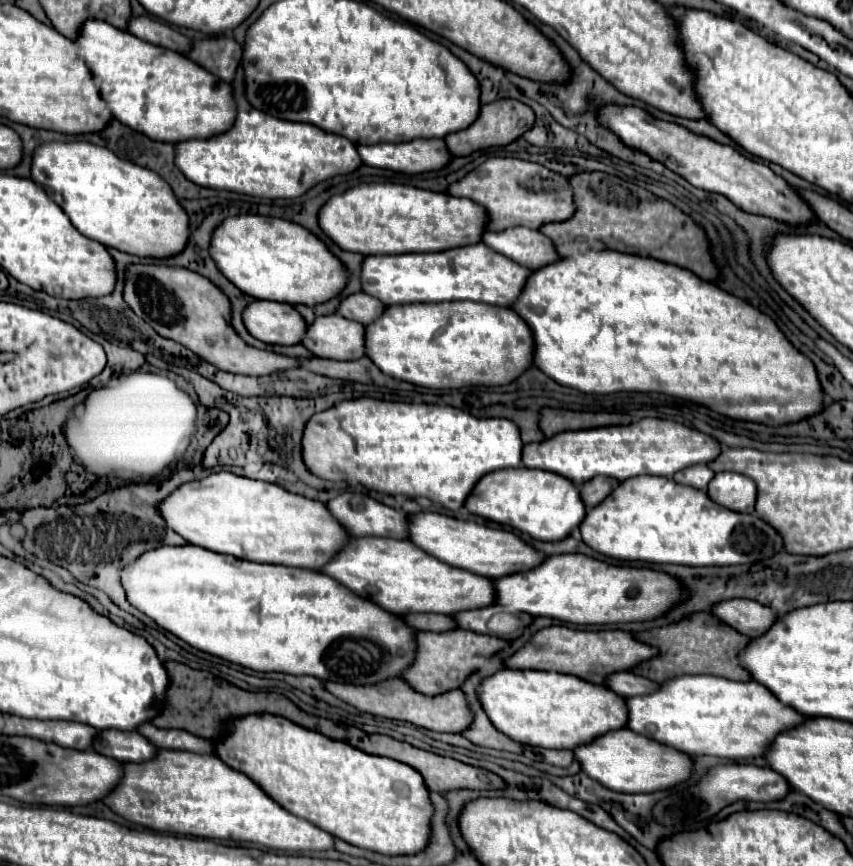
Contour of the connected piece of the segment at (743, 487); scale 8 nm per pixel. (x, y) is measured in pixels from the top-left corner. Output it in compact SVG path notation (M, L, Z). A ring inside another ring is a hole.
M718 473L708 483L708 495L724 509L736 513L754 513L756 485L738 473Z

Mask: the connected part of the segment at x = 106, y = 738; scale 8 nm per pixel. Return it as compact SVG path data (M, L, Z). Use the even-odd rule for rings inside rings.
M104 729L98 731L98 735L94 737L92 751L122 763L124 761L138 763L138 761L148 761L156 753L156 747L136 731Z

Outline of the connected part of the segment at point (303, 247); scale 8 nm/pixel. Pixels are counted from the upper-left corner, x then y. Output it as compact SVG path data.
M238 215L222 221L210 235L210 255L220 271L246 295L290 305L318 305L348 285L344 263L306 227L262 215Z

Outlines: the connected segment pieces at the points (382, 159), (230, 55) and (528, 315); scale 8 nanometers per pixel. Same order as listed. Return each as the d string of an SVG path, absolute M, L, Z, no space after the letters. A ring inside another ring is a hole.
M444 139L380 143L370 147L358 147L358 153L366 165L392 169L396 173L406 173L406 175L438 171L452 161L452 153L448 151Z
M232 37L194 41L194 49L188 55L192 61L202 65L224 81L234 81L238 65L242 61L242 47Z
M584 251L534 271L514 311L534 333L534 365L556 383L582 393L654 391L700 403L730 419L768 427L798 423L826 409L814 363L786 339L768 315L670 263L618 251Z

